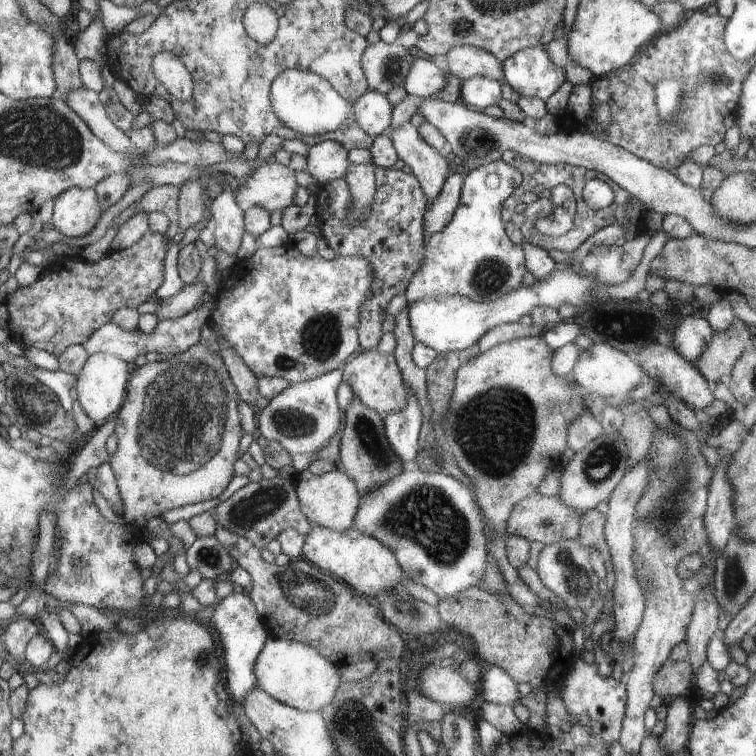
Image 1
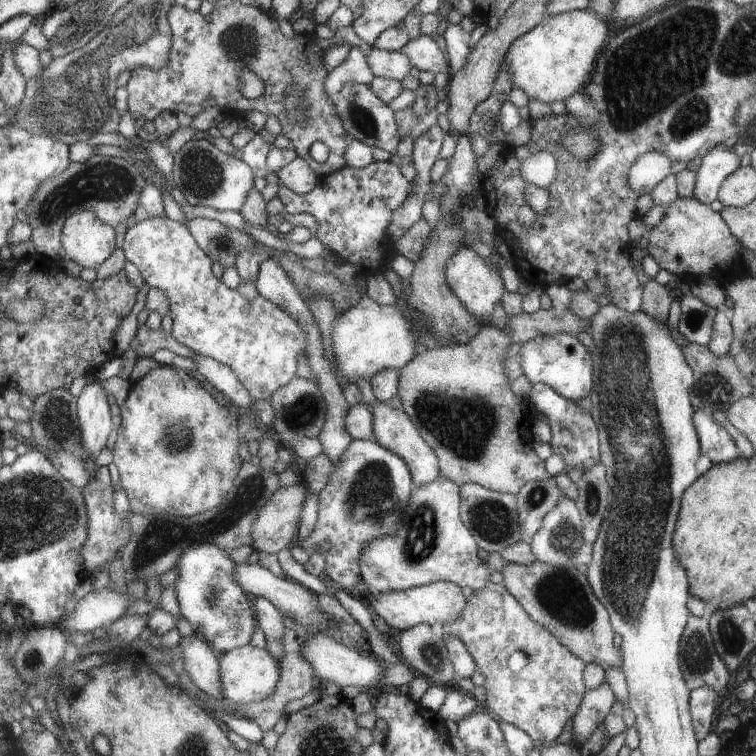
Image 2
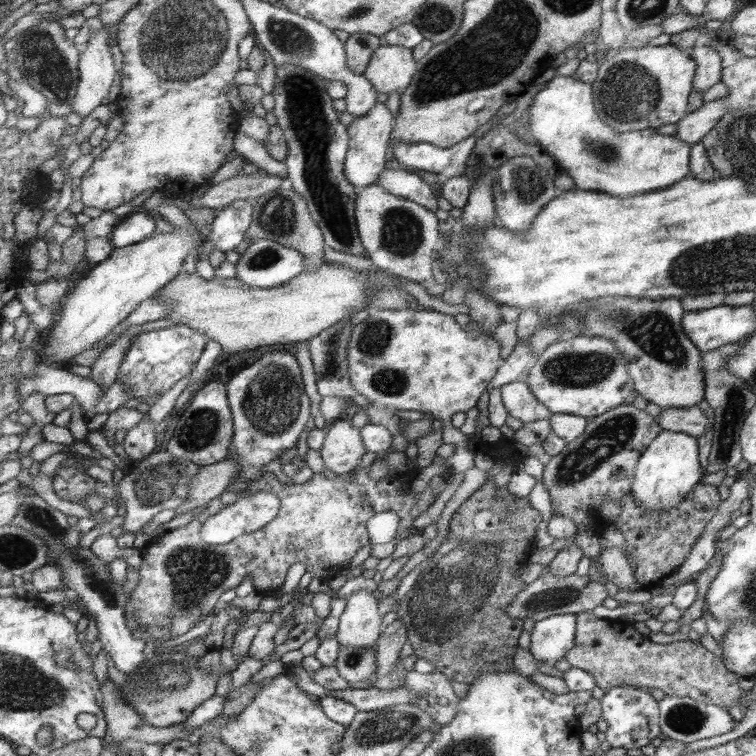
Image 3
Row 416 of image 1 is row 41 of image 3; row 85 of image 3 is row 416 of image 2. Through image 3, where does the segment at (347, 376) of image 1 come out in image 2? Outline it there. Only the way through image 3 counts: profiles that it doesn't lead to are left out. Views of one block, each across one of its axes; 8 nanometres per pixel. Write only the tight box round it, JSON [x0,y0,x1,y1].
[367,401,438,488]

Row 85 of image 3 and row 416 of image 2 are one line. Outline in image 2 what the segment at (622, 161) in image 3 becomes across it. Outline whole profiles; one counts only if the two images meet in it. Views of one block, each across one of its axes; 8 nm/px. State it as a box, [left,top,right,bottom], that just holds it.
[529,384,601,470]

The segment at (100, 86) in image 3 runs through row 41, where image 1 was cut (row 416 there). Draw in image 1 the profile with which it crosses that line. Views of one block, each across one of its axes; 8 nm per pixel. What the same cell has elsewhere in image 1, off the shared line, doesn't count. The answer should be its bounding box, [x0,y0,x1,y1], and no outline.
[74,353,128,426]

